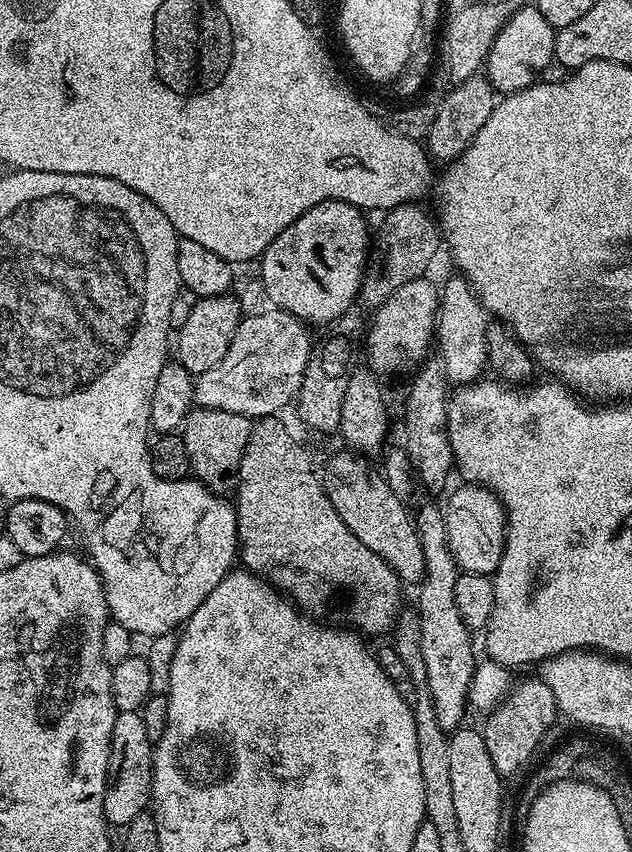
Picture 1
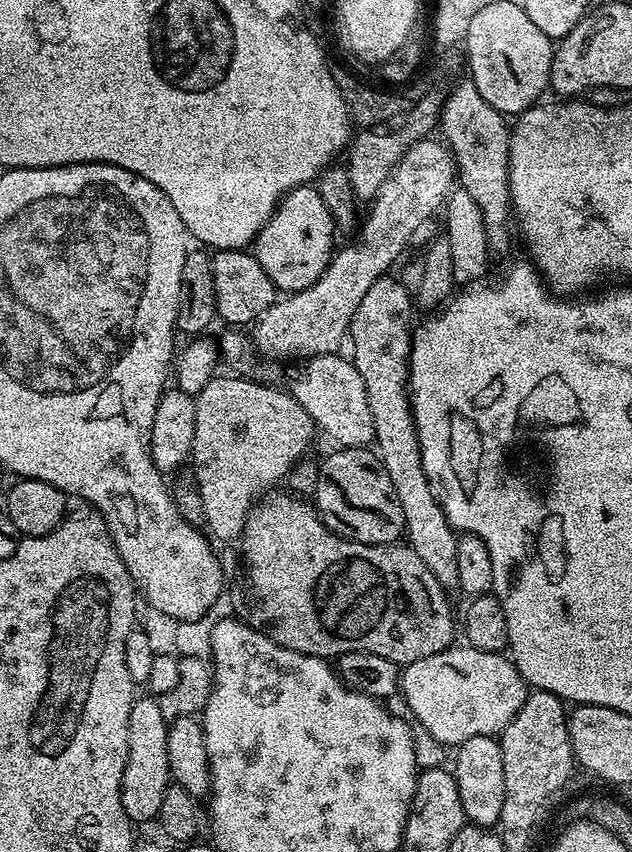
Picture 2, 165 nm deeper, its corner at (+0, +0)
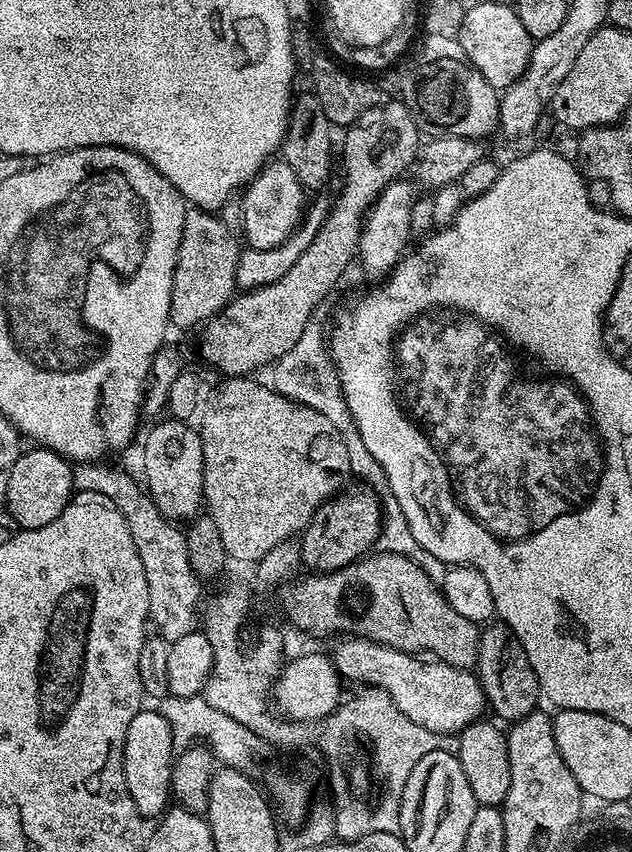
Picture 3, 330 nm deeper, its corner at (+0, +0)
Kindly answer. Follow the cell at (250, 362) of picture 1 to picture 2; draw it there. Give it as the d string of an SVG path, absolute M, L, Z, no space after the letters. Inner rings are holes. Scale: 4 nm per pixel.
M425 138L412 144L406 150L406 154L398 161L392 173L386 178L386 182L380 187L380 193L371 201L372 209L363 217L358 228L360 241L348 244L344 249L337 251L328 264L328 268L306 290L293 292L277 299L260 315L250 328L250 339L255 351L264 356L273 356L276 360L292 360L295 356L311 358L314 356L331 356L339 353L340 348L345 347L346 337L349 335L354 310L358 310L358 302L366 295L366 290L378 277L385 275L388 268L408 248L412 235L431 218L443 209L448 193L453 191L454 177L457 175L453 155L439 139Z

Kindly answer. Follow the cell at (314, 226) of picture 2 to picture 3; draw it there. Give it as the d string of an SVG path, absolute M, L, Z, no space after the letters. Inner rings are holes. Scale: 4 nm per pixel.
M283 158L273 159L264 165L264 169L257 174L252 181L243 189L244 196L244 236L248 239L247 247L249 249L261 252L262 250L270 250L277 248L282 242L286 242L291 238L292 233L300 227L304 219L304 210L306 207L306 189L300 184L298 177L294 174L294 170L290 168Z

